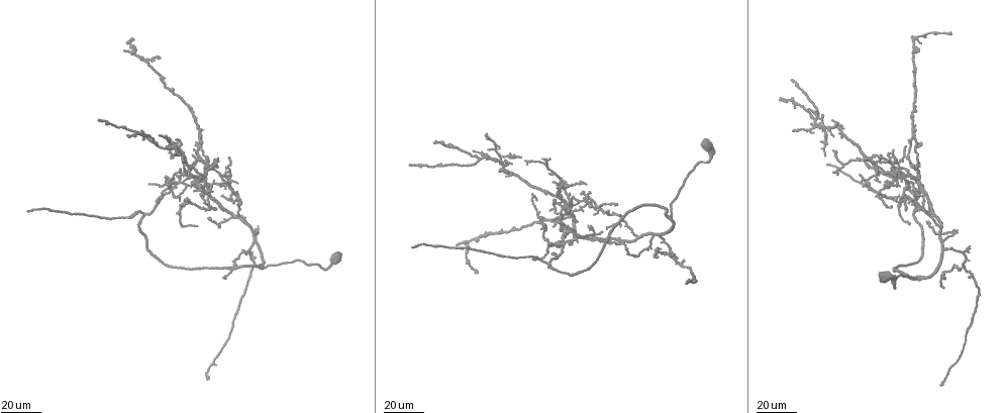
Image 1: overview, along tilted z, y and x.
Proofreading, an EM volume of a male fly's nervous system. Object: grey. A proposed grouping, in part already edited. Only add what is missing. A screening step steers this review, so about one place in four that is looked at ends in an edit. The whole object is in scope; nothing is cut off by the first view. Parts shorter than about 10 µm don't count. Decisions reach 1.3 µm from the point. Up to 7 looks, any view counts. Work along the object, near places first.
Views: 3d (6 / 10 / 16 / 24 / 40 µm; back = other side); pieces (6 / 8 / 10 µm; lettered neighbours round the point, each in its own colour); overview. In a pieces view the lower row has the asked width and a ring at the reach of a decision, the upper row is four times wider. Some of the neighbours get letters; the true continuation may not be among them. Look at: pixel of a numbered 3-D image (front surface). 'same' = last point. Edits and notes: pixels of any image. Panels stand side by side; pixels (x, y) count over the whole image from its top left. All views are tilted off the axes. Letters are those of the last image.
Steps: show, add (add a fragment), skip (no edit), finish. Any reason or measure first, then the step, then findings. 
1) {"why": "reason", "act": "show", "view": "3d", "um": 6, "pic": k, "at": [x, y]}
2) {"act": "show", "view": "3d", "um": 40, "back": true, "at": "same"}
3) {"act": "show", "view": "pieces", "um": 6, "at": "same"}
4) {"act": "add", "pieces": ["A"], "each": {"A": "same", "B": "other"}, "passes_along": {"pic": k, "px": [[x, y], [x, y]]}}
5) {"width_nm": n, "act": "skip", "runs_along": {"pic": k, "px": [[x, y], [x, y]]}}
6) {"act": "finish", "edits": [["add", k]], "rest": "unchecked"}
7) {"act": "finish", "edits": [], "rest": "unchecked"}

{"why": "long arm stops here", "act": "show", "view": "3d", "um": 24, "pic": 1, "at": [791, 80]}

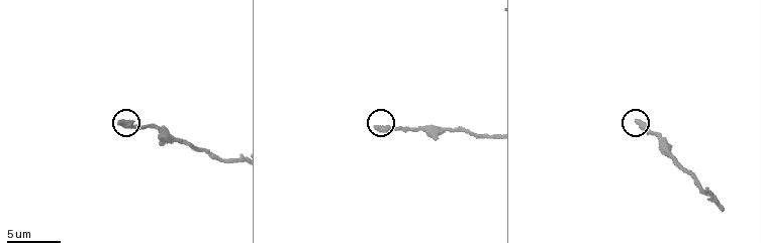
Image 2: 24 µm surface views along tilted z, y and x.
{"act": "show", "view": "pieces", "um": 6, "pic": 2, "at": [376, 126]}

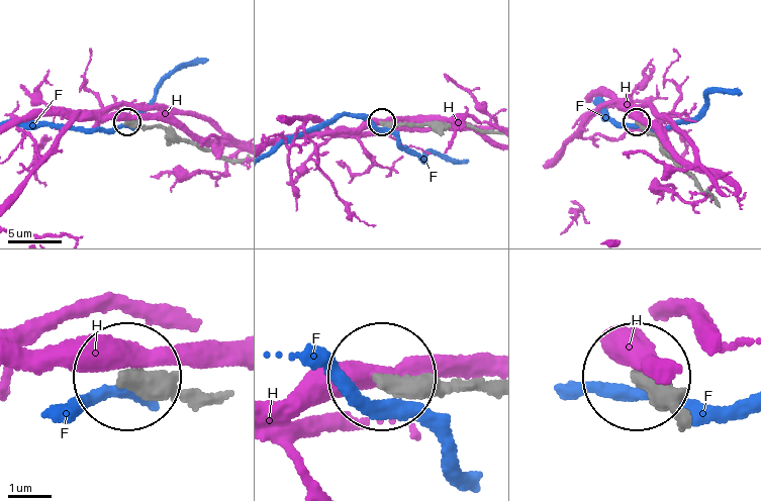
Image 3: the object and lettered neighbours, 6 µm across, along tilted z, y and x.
{"act": "skip", "each": {"F": "other", "H": "other"}, "runs_along": {"pic": 3, "px": [[235, 162], [174, 140], [161, 127], [141, 128], [126, 123]]}, "found": "no lettered fragment goes on from it"}

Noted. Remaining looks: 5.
{"why": "branch stops here", "act": "show", "view": "3d", "um": 24, "pic": 1, "at": [26, 210]}

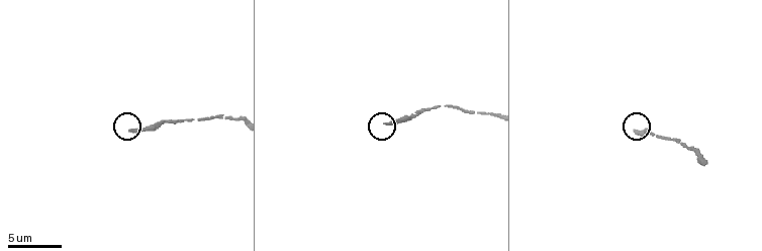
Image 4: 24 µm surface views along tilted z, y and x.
{"act": "show", "view": "pieces", "um": 8, "pic": 4, "at": [131, 131]}

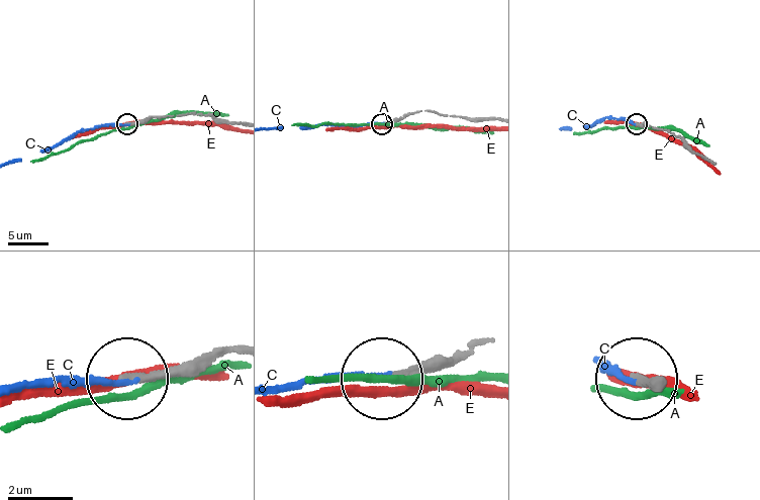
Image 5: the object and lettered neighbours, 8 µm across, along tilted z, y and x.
{"width_nm": 200, "act": "add", "pieces": ["C"], "each": {"A": "other", "C": "same", "E": "other"}, "passes_along": {"pic": 5, "px": [[210, 355], [159, 374], [20, 387]]}, "found": "it goes on there"}

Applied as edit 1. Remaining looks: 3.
{"act": "show", "view": "overview"}

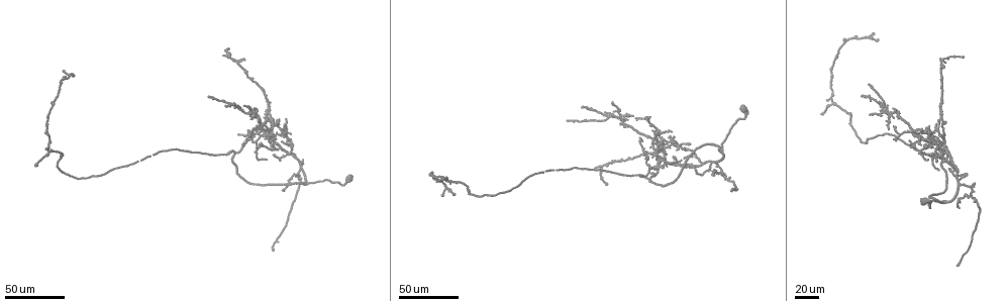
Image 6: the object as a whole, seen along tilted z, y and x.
{"why": "long arm stops here", "act": "show", "view": "3d", "um": 24, "pic": 6, "at": [948, 170]}

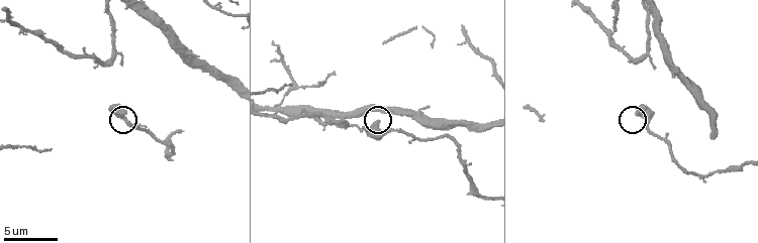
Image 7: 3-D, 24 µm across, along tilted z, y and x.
{"act": "show", "view": "pieces", "um": 6, "pic": 7, "at": [109, 111]}

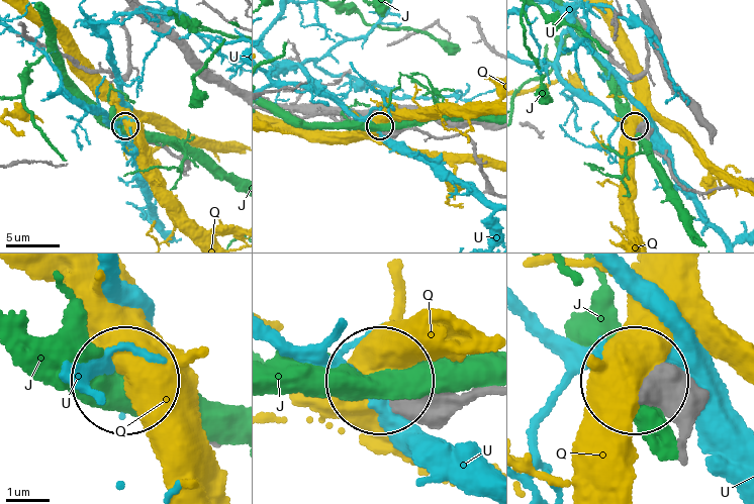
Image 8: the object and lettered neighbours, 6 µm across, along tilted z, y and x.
{"act": "skip", "each": {"J": "other", "Q": "other", "U": "other"}, "runs_along": {"pic": 8, "px": [[476, 390], [389, 388]]}, "found": "none of them fits"}

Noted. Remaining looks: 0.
{"act": "finish", "edits": [["add", 5]], "rest": "unchecked"}

